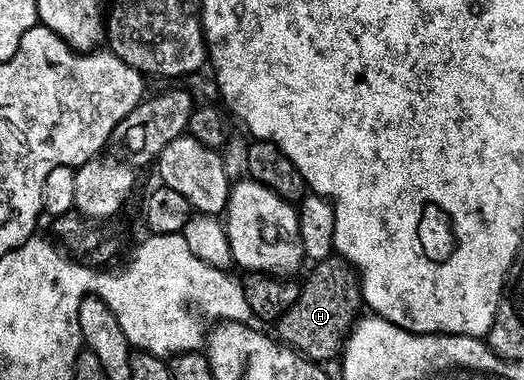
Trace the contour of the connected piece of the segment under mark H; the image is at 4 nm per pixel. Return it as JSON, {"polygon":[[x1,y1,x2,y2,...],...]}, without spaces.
{"polygon":[[331,256,309,267,306,279,301,279,296,304,288,308,277,320,277,341,293,346,303,358,326,364,329,358,337,359,350,332,363,309,362,288,357,270,341,256]]}

